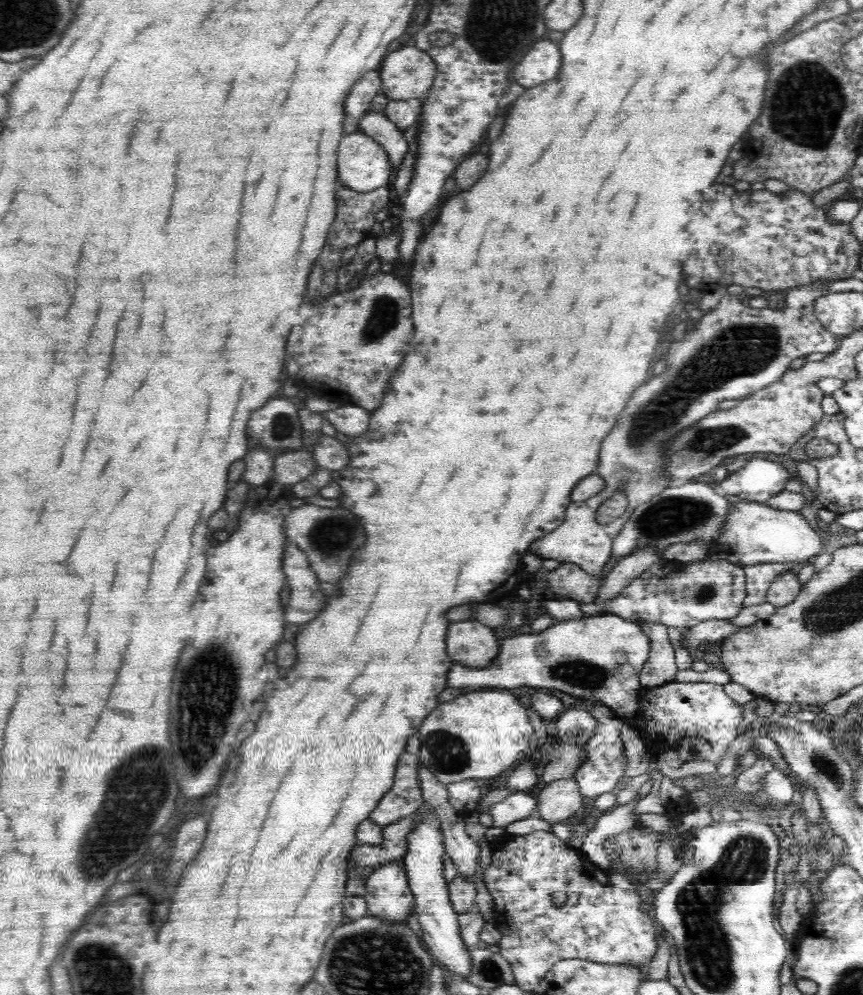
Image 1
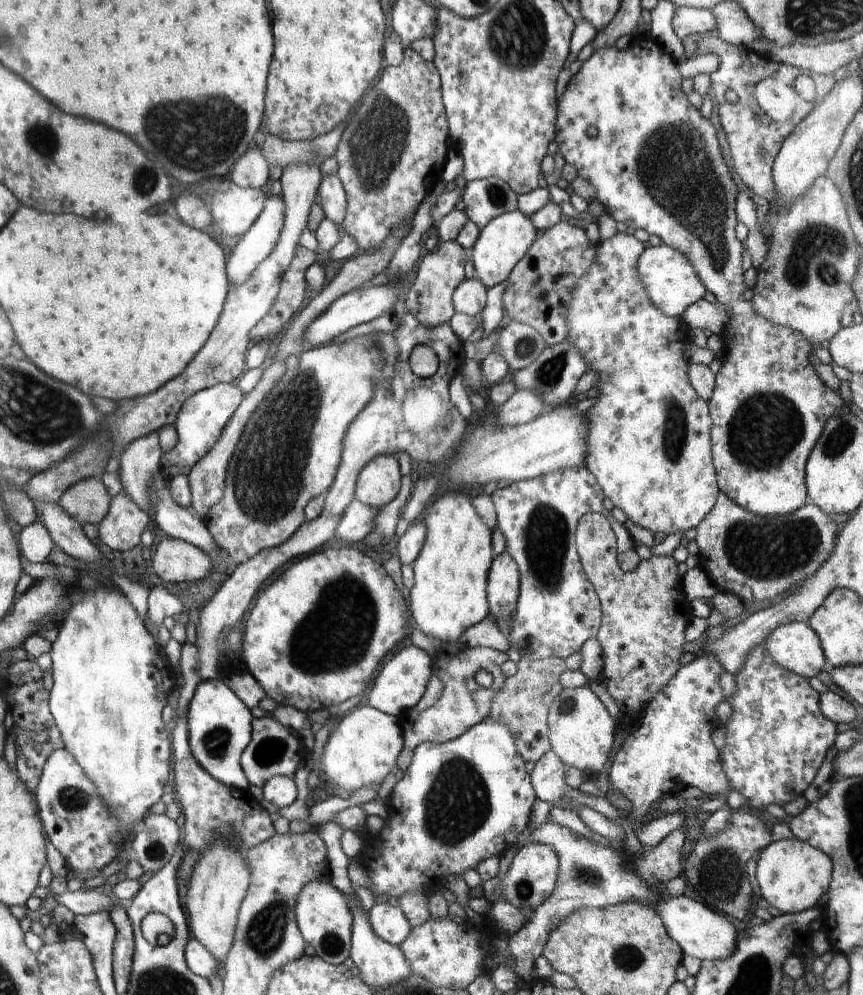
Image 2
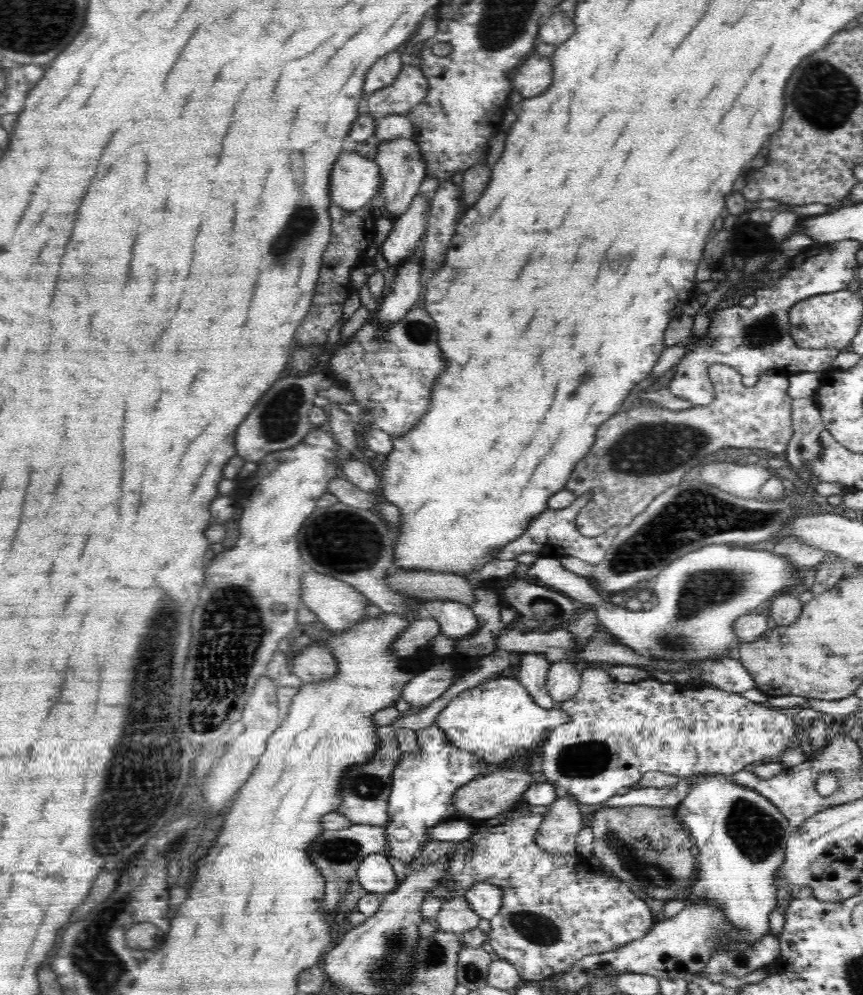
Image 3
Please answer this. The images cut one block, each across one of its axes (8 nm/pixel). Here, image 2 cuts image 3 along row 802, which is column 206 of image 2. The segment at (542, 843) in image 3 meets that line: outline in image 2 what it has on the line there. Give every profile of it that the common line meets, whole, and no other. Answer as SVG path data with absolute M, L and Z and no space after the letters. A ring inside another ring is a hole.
M162 538L152 552L151 566L164 582L200 582L212 575L211 556L185 540Z

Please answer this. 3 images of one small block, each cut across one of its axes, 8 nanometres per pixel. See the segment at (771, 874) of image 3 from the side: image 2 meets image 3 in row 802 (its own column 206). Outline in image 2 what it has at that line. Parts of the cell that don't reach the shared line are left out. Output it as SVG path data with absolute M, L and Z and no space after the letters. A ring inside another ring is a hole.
M220 678L199 681L187 708L189 745L195 759L217 781L229 787L248 789L250 784L240 764L241 754L252 738L251 710Z

